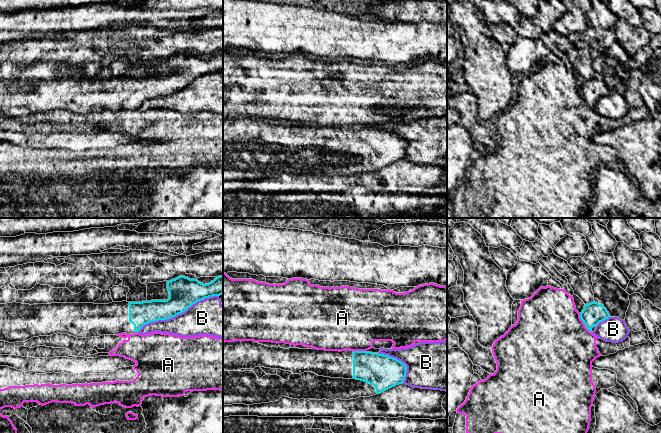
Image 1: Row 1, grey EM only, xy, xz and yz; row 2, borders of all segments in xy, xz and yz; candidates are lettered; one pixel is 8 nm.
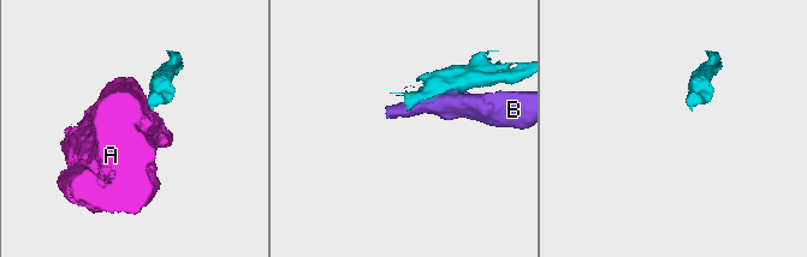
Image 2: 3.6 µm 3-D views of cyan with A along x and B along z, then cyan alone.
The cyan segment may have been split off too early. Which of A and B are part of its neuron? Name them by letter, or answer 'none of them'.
none of them

